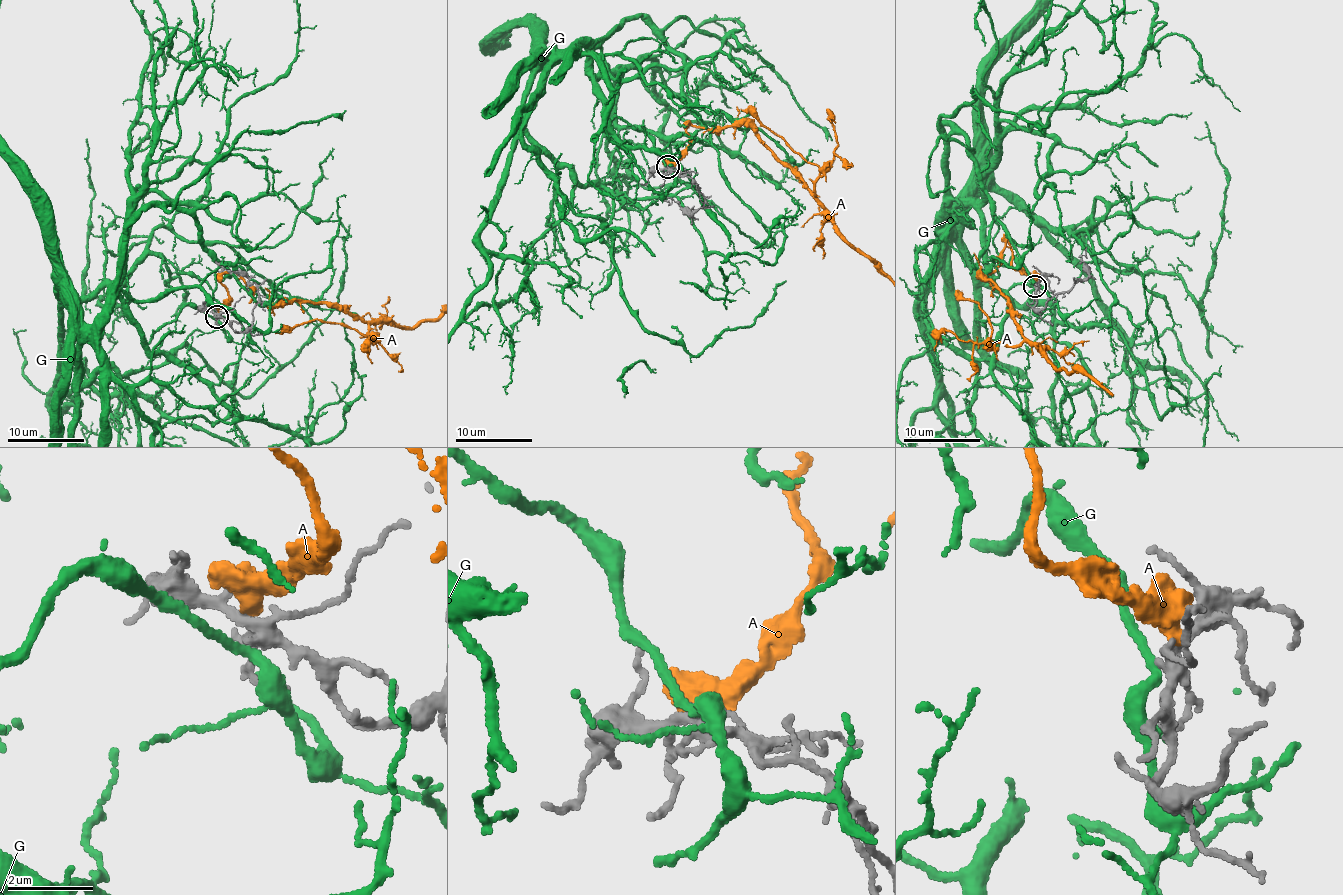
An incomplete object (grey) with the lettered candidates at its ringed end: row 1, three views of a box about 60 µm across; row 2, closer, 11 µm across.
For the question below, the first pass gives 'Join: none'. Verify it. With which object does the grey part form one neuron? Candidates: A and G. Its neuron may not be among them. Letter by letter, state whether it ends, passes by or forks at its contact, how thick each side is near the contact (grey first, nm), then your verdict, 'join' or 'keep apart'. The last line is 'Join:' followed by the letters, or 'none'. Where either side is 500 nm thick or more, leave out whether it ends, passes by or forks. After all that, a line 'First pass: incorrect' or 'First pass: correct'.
A: it ends; calibres 280 and 480 nm; keep apart
G: it passes by; calibres 280 and 280 nm; keep apart
Join: none
First pass: correct

